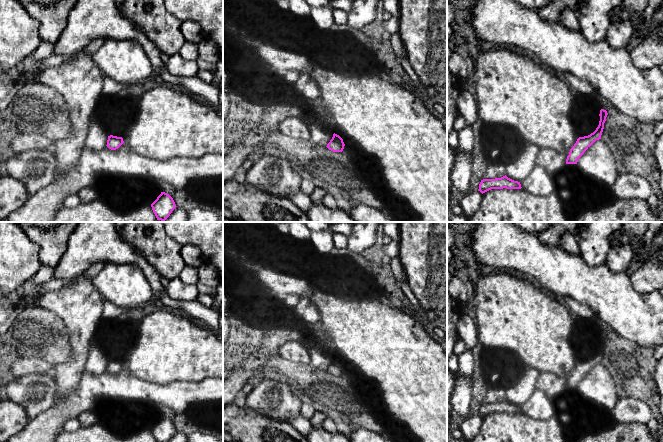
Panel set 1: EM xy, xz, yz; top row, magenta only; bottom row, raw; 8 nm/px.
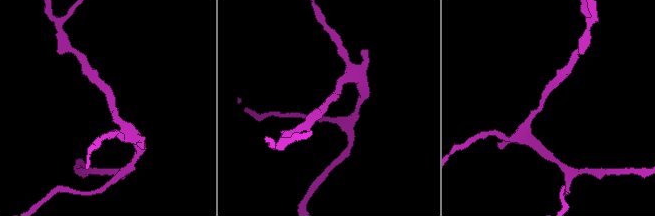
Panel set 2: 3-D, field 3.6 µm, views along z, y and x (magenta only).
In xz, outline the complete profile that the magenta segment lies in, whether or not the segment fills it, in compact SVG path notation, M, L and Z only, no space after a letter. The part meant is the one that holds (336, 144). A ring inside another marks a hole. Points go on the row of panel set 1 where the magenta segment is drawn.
M334 133L332 139L326 147L333 152L342 152L344 146L345 144L343 142L343 139L339 135Z

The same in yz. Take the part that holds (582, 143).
M600 110L600 121L596 130L588 136L579 137L570 149L569 155L566 159L566 164L577 164L578 159L584 154L584 152L596 141L601 139L601 135L604 129L604 123L606 121L608 113L606 110Z

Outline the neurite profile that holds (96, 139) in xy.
M92 114L85 146L93 151L100 151L106 147L107 140L107 132L103 129L101 122Z

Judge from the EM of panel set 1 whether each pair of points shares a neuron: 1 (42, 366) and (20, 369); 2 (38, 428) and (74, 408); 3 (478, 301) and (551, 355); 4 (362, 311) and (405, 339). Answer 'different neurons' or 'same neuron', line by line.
1: same neuron
2: same neuron
3: same neuron
4: same neuron

